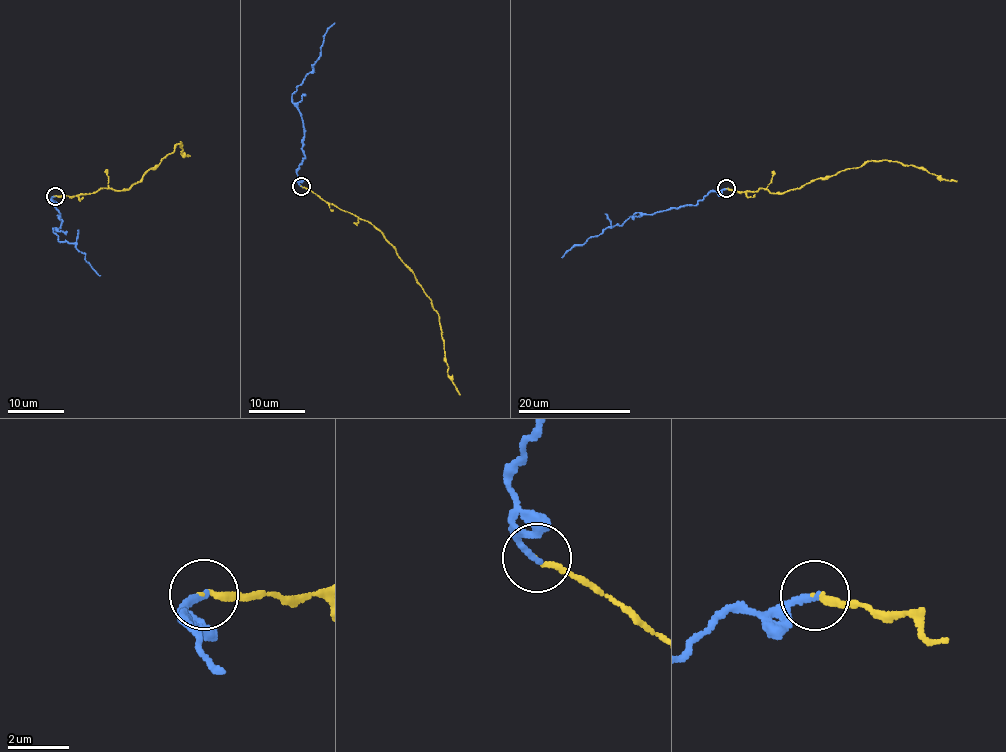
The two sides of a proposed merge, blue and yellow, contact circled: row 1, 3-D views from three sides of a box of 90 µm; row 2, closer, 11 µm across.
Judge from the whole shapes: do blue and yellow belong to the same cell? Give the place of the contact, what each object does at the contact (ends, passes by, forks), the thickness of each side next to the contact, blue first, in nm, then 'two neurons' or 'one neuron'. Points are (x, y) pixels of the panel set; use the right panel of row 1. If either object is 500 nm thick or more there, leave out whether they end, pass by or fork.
(726, 188) | blue ends | yellow ends | 220/160 nm | two neurons

